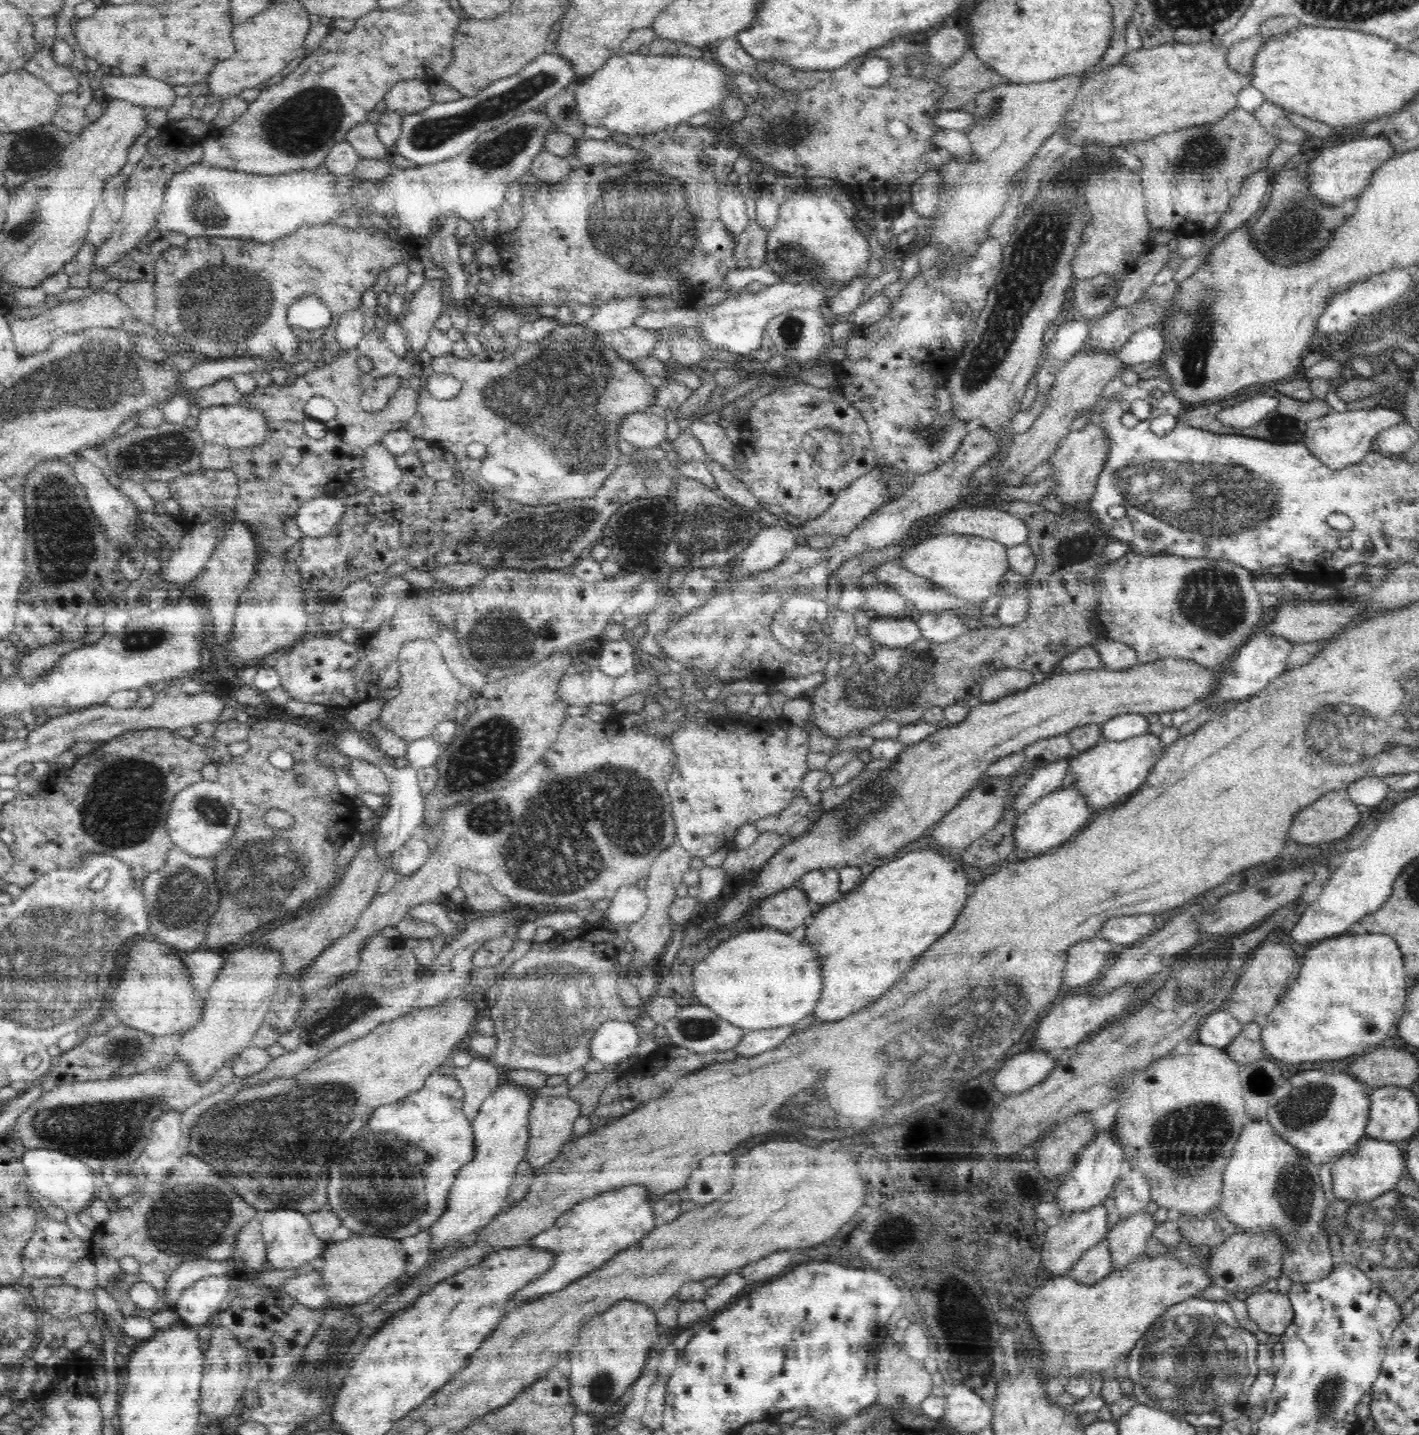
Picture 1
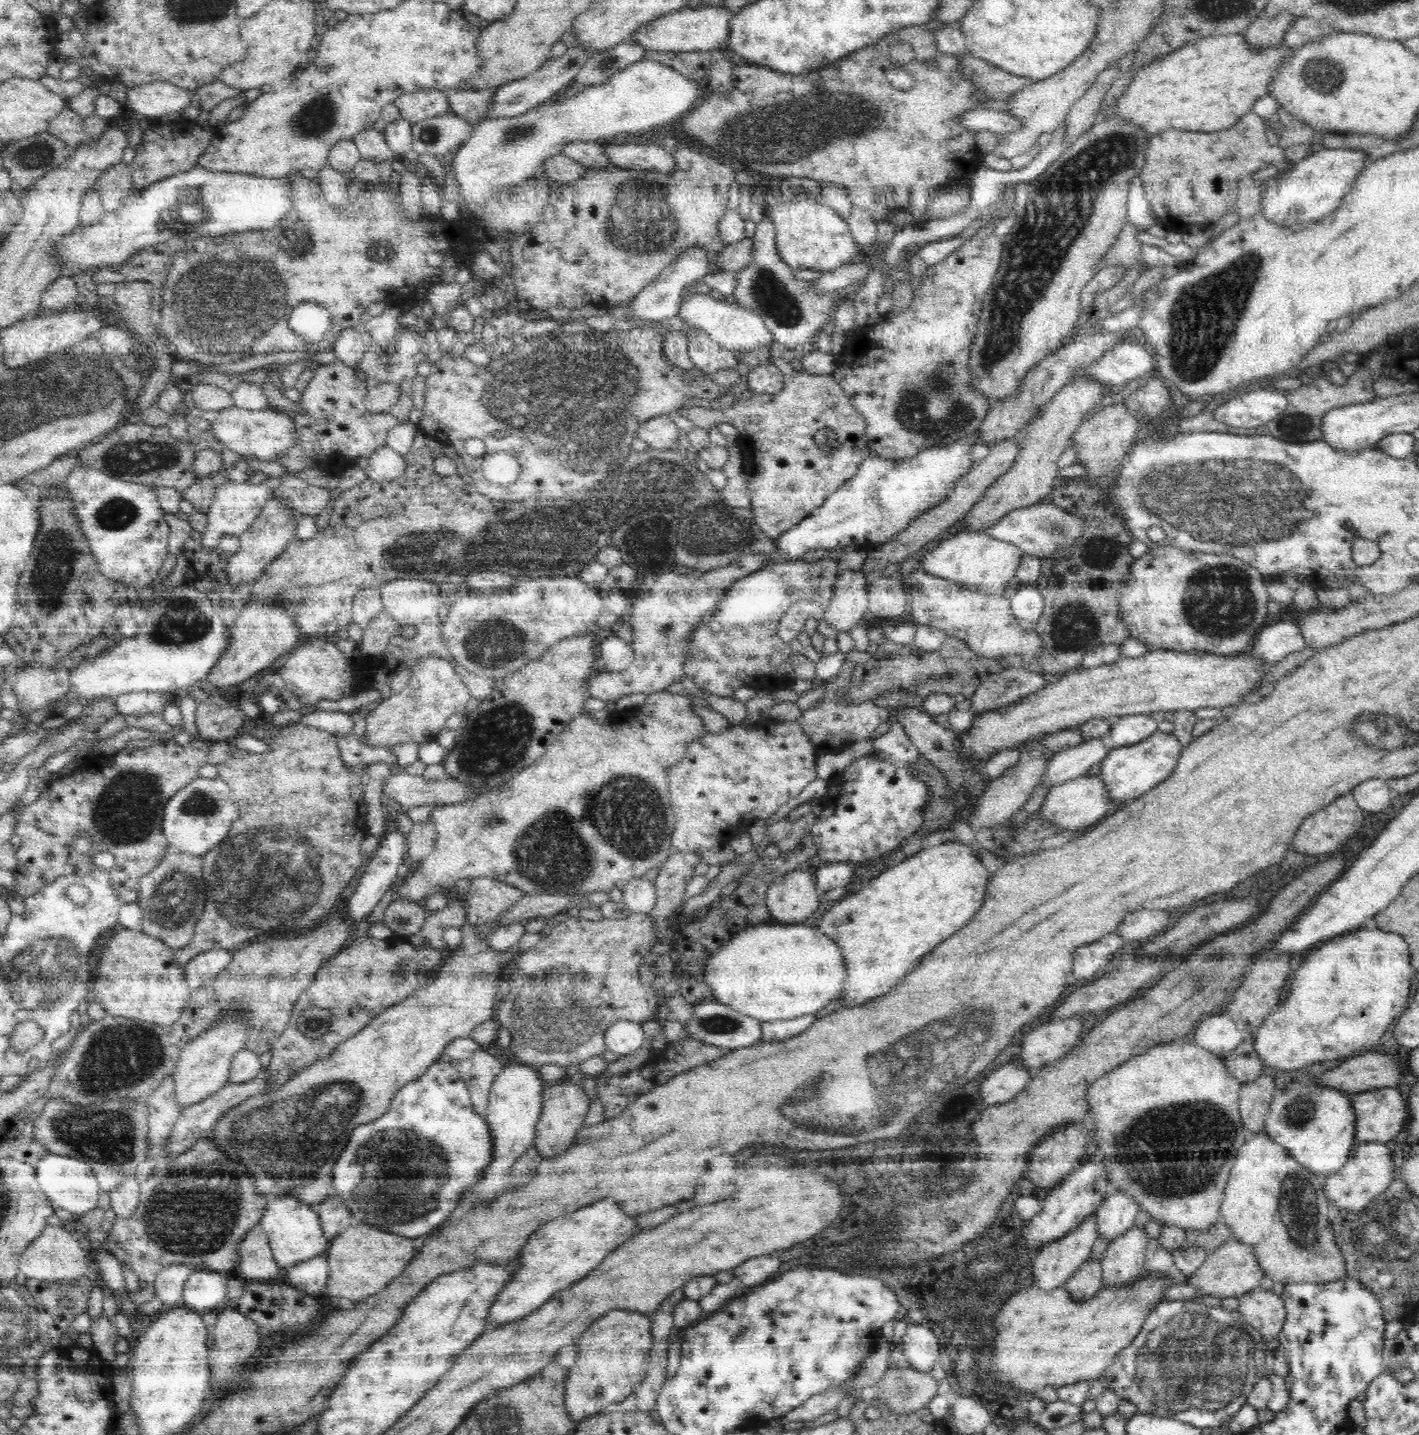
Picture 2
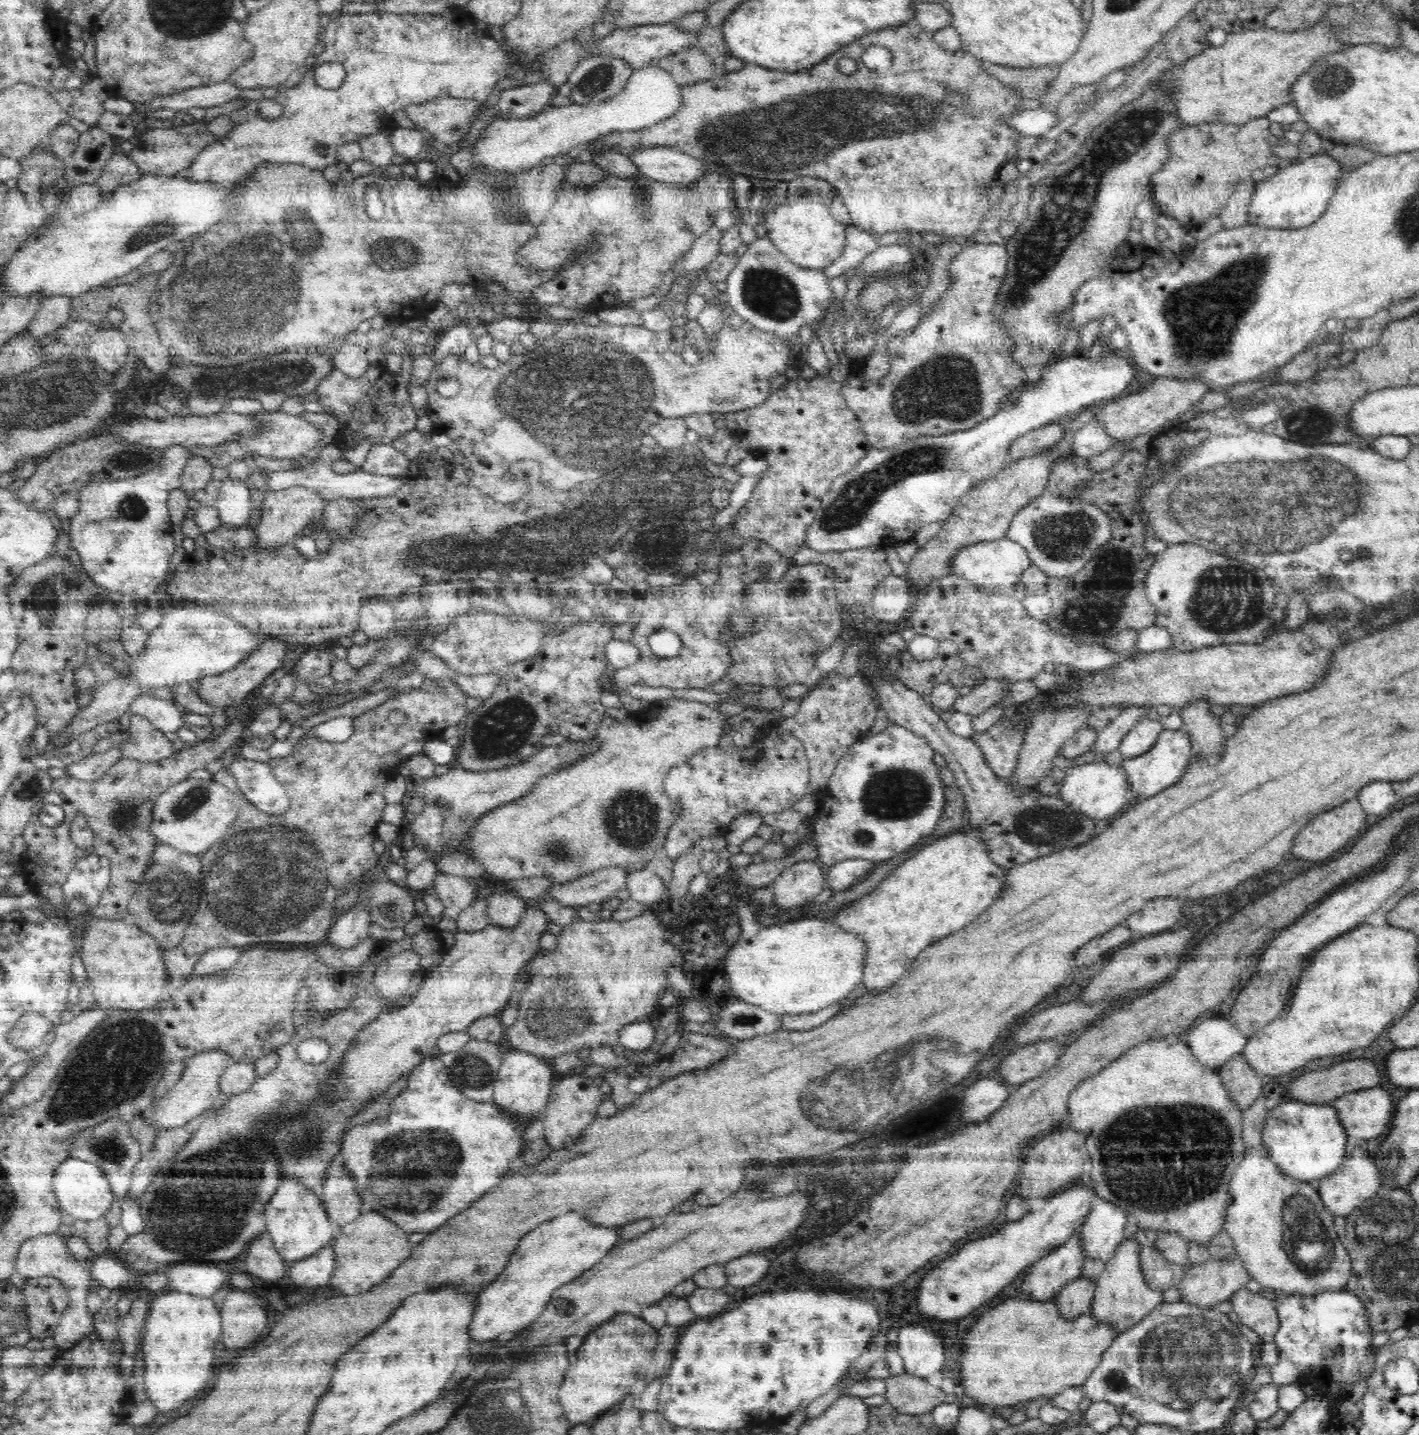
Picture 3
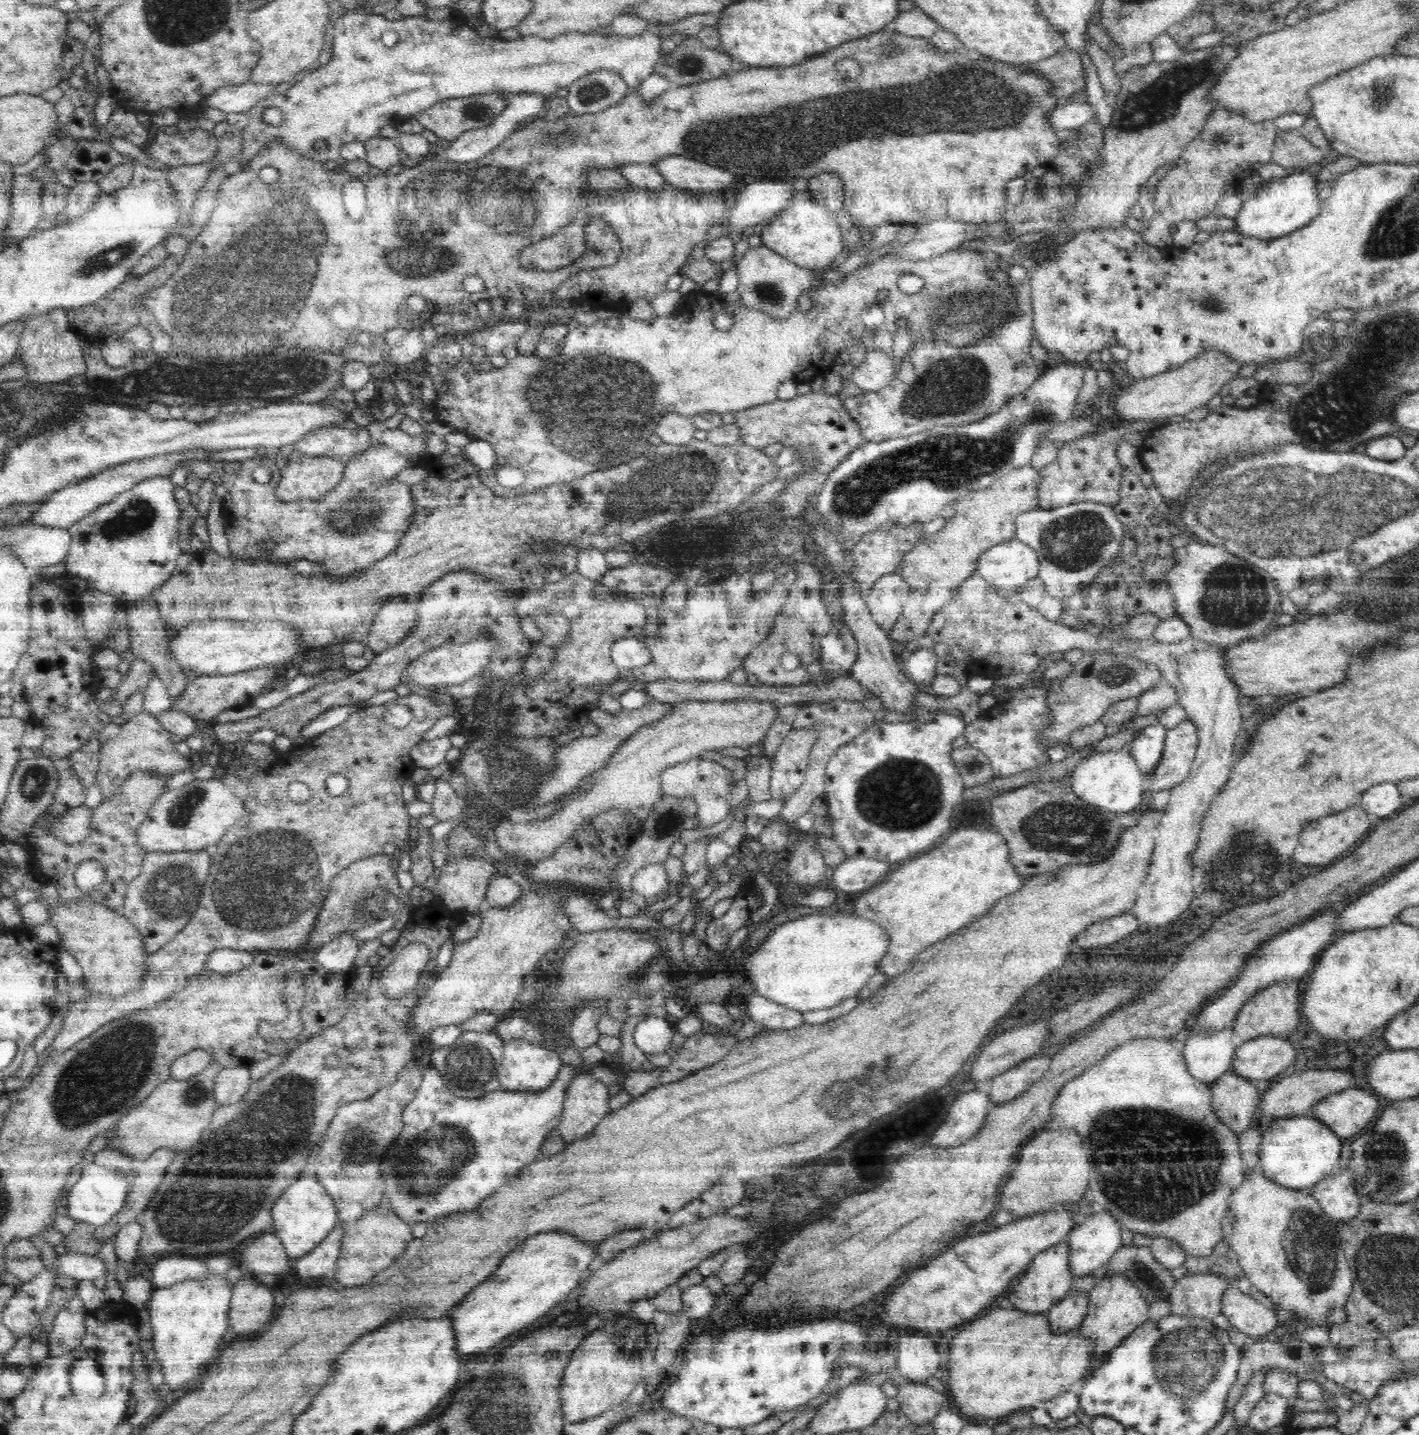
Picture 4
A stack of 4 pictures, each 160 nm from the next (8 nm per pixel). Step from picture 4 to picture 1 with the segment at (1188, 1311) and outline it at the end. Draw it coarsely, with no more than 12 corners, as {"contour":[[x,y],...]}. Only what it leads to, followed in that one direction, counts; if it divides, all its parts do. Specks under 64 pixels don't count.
{"contour":[[1276,1231],[1236,1232],[1213,1248],[1212,1284],[1237,1293],[1282,1276]]}

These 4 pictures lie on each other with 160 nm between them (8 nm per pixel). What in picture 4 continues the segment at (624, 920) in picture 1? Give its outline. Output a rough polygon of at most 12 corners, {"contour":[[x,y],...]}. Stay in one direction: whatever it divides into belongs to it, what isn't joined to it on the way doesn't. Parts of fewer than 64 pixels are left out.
{"contour":[[663,862],[643,866],[632,890],[646,899],[673,887]]}

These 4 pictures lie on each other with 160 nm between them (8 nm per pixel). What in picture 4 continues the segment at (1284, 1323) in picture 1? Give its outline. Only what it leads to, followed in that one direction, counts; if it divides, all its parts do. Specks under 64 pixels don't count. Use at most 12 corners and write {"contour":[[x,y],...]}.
{"contour":[[1230,1286],[1220,1301],[1250,1340],[1280,1331],[1274,1308]]}

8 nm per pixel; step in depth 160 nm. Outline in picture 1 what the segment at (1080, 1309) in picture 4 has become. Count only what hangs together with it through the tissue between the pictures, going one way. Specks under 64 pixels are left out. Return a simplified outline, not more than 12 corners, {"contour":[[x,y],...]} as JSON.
{"contour":[[1107,1240],[1089,1248],[1068,1271],[1094,1285],[1115,1270]]}

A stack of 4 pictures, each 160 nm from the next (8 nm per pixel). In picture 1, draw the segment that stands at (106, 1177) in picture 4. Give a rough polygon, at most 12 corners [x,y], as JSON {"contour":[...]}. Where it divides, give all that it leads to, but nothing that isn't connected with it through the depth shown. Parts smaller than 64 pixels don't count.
{"contour":[[27,1149],[32,1186],[76,1213],[94,1199],[94,1172],[63,1151]]}

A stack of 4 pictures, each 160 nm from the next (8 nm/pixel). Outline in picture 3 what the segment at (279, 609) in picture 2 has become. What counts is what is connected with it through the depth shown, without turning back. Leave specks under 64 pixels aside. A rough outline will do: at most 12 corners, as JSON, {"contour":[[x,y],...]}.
{"contour":[[266,636],[231,671],[199,679],[198,695],[228,707],[281,669],[288,644]]}

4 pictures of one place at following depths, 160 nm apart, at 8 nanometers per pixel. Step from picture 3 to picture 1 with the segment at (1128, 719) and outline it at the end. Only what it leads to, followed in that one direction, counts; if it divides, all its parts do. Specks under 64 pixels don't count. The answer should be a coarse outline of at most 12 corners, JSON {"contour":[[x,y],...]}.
{"contour":[[1072,757],[1034,769],[1014,794],[1012,810],[1024,813],[1060,788]]}

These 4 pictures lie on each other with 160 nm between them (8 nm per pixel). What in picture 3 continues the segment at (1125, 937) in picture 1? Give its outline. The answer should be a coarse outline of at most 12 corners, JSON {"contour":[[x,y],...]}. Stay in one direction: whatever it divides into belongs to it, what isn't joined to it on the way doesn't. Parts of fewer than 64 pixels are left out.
{"contour":[[1152,900],[1124,926],[1141,934],[1168,932],[1184,900]]}

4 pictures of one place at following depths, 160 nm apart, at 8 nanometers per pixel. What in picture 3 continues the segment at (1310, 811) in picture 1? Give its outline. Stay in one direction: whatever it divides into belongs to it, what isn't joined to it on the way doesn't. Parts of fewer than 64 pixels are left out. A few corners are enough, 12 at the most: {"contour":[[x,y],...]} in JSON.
{"contour":[[1353,798],[1312,818],[1292,854],[1312,862],[1332,856],[1364,828]]}

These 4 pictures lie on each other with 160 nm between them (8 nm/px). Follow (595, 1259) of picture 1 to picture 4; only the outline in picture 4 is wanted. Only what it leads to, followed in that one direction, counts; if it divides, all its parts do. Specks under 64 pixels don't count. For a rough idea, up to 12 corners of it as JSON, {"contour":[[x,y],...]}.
{"contour":[[524,1240],[452,1312],[460,1356],[535,1326],[596,1246]]}

